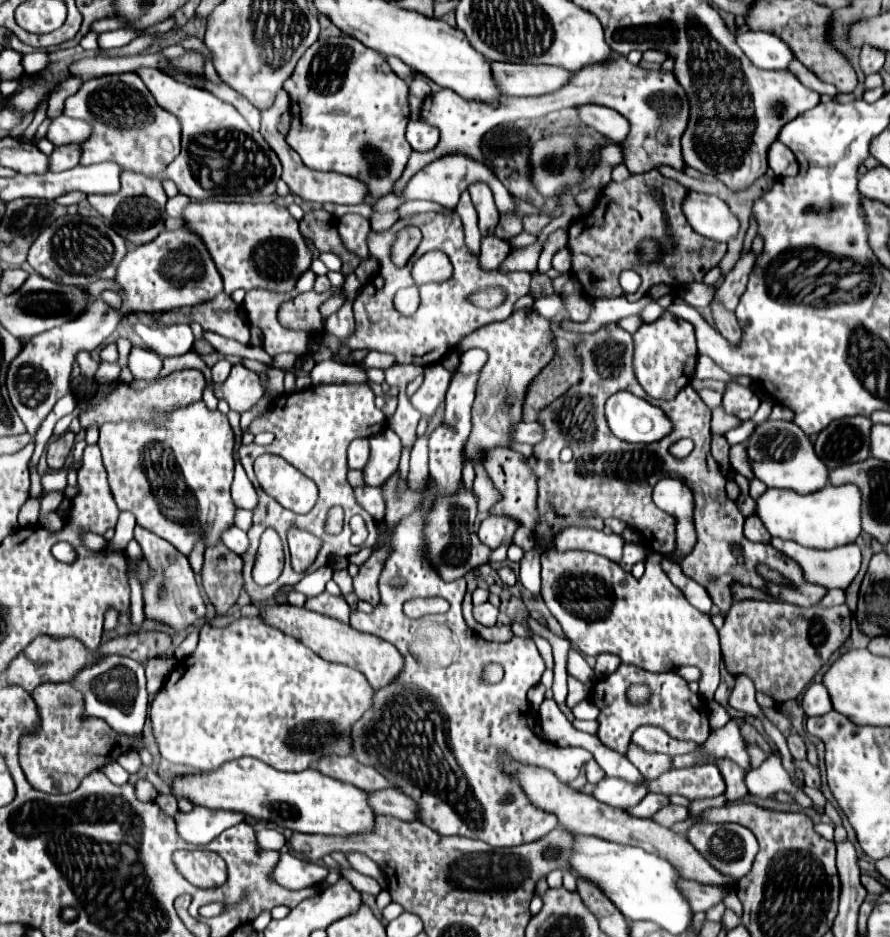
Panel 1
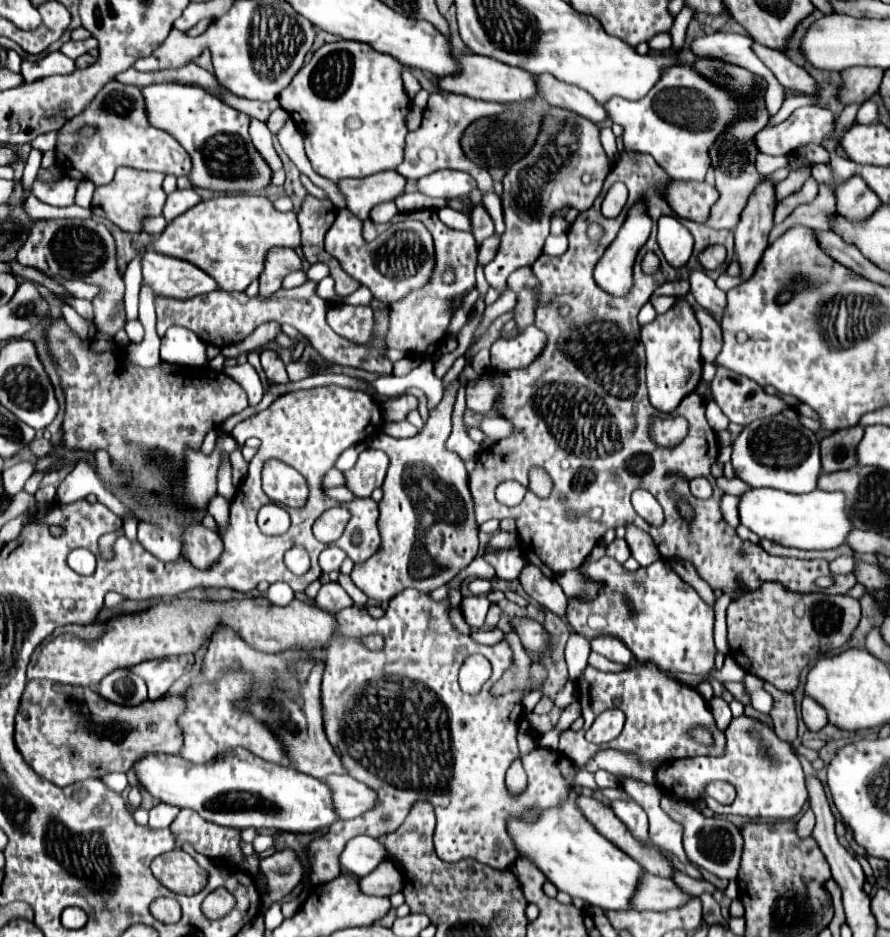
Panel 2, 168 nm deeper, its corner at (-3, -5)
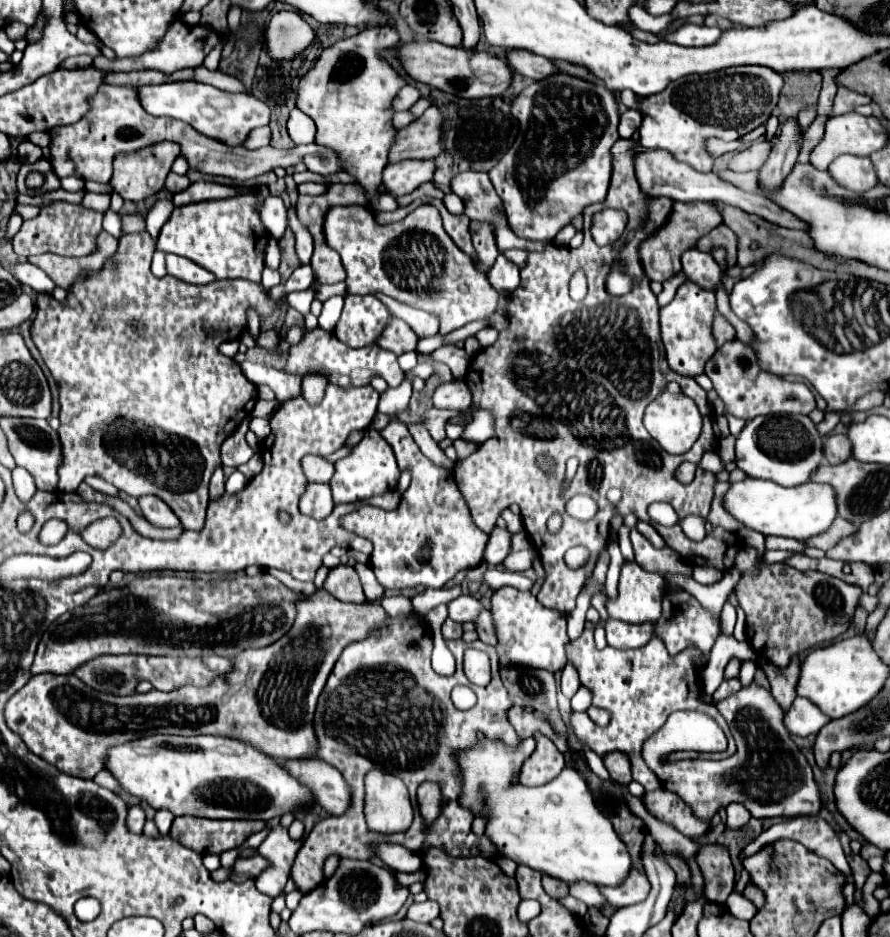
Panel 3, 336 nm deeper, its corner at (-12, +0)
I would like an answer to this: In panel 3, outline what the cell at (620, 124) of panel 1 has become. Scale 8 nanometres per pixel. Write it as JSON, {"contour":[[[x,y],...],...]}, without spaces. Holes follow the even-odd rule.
{"contour":[[[512,51],[506,55],[508,63],[524,77],[538,81],[538,79],[548,79],[552,75],[558,75],[560,69],[546,57],[532,55],[528,51]]]}

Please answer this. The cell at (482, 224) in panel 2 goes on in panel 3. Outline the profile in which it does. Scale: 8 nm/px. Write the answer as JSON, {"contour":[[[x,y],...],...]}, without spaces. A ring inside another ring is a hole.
{"contour":[[[472,221],[470,223],[472,231],[472,243],[480,259],[480,271],[488,271],[498,257],[498,247],[496,247],[496,237],[494,237],[494,227],[490,221]]]}

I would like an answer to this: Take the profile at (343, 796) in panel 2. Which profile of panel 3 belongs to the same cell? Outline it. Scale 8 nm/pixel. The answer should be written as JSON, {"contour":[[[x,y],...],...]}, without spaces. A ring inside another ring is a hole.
{"contour":[[[324,759],[286,761],[284,767],[288,767],[298,781],[314,791],[316,801],[326,807],[330,815],[342,815],[348,805],[352,805],[352,791],[348,791],[348,783],[344,783],[340,771]]]}

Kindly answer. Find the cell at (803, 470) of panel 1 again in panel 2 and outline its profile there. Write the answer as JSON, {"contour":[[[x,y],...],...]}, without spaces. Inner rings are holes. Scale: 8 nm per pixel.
{"contour":[[[783,414],[755,420],[733,440],[731,466],[735,476],[751,488],[777,488],[791,494],[805,494],[817,488],[821,474],[819,440],[799,420],[791,420]]]}

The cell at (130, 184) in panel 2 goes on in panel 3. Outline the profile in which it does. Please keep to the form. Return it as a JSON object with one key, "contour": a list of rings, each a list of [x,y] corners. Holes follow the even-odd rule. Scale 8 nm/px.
{"contour":[[[160,143],[160,145],[152,145],[128,155],[116,155],[114,177],[110,179],[112,191],[128,201],[142,201],[146,197],[160,193],[164,189],[166,175],[170,173],[170,167],[178,155],[180,155],[180,147],[176,143]]]}

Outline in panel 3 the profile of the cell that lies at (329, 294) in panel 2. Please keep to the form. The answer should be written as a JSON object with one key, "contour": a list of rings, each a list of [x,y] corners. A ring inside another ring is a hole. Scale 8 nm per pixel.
{"contour":[[[312,285],[310,289],[300,291],[300,293],[290,293],[286,297],[286,301],[290,303],[290,307],[300,311],[302,315],[308,315],[308,309],[310,309],[310,303],[314,301],[314,295],[316,295],[316,285]]]}

